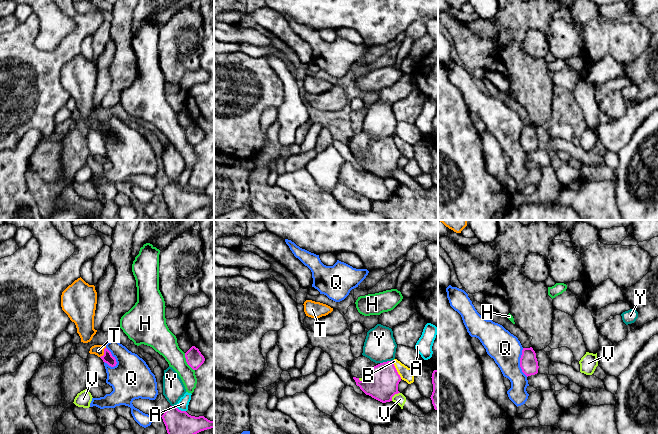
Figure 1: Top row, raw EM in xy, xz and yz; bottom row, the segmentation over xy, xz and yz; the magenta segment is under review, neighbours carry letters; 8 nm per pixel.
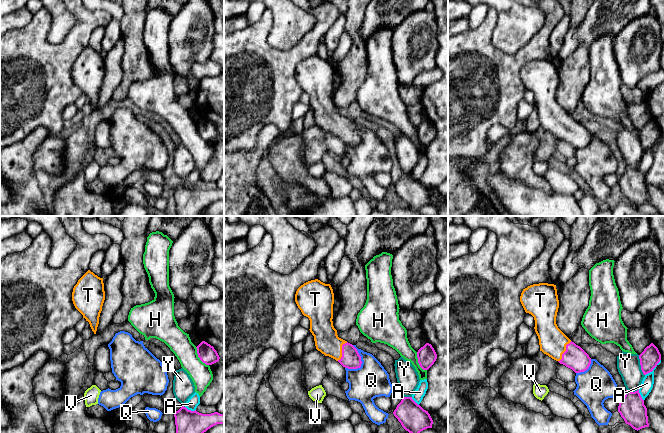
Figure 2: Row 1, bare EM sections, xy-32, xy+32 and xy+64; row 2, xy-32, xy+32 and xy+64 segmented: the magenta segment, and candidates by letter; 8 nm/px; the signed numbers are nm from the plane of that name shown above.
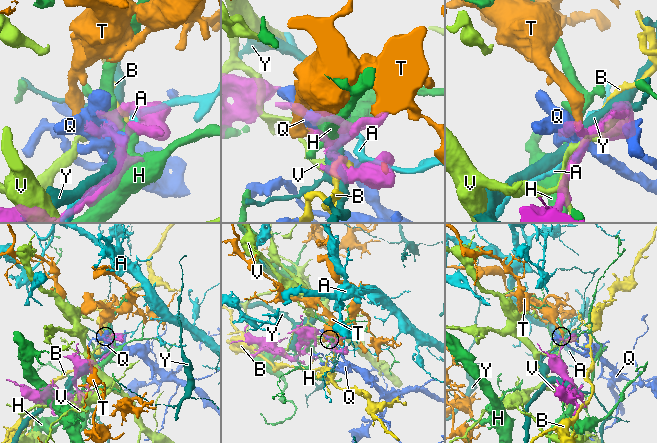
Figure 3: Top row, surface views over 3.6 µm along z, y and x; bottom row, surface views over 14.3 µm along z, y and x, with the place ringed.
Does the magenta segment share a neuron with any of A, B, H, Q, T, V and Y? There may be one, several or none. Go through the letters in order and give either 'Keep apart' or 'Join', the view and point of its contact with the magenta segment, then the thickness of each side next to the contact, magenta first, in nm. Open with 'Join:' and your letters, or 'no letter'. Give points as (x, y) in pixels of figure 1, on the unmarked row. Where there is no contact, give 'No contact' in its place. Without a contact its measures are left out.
Join: T
A: Keep apart. Touches magenta at xy (180, 186). Thickness 240 nm (magenta) against 90 nm
B: Keep apart. Touches magenta at xz (395, 145). Thickness 220 nm (magenta) against 110 nm
H: Keep apart. Touches magenta at xy (186, 137). Thickness 140 nm (magenta) against 200 nm
Q: Keep apart. Touches magenta at xy (113, 133). Thickness 80 nm (magenta) against 320 nm
T: Join. Touches magenta at xy (104, 128). Thickness 80 nm (magenta) against 90 nm
V: Keep apart. Touches magenta at xz (394, 170). Thickness 220 nm (magenta) against 90 nm
Y: Keep apart. Touches magenta at xz (386, 138). Thickness 220 nm (magenta) against 260 nm

